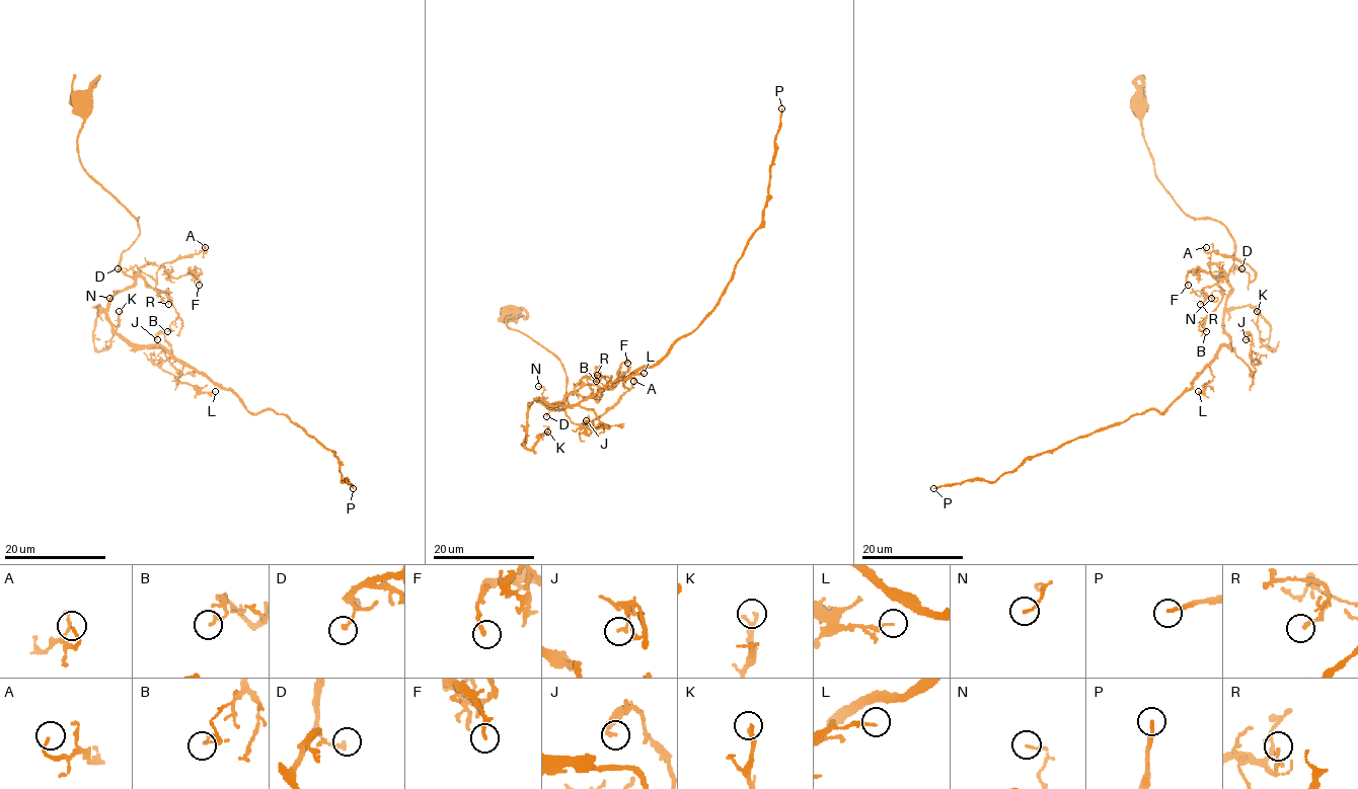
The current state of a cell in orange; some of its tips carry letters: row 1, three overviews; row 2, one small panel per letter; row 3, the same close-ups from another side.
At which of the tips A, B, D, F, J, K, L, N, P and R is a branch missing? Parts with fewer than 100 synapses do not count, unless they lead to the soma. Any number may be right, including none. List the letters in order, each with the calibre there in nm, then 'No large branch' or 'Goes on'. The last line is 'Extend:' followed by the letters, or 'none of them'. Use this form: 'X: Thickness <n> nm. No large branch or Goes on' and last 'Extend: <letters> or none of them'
A: Thickness 140 nm. No large branch
B: Thickness 160 nm. No large branch
D: Thickness 180 nm. No large branch
F: Thickness 180 nm. No large branch
J: Thickness 150 nm. No large branch
K: Thickness 130 nm. No large branch
L: Thickness 110 nm. No large branch
N: Thickness 120 nm. No large branch
P: Thickness 160 nm. Goes on
R: Thickness 170 nm. No large branch
Extend: P

